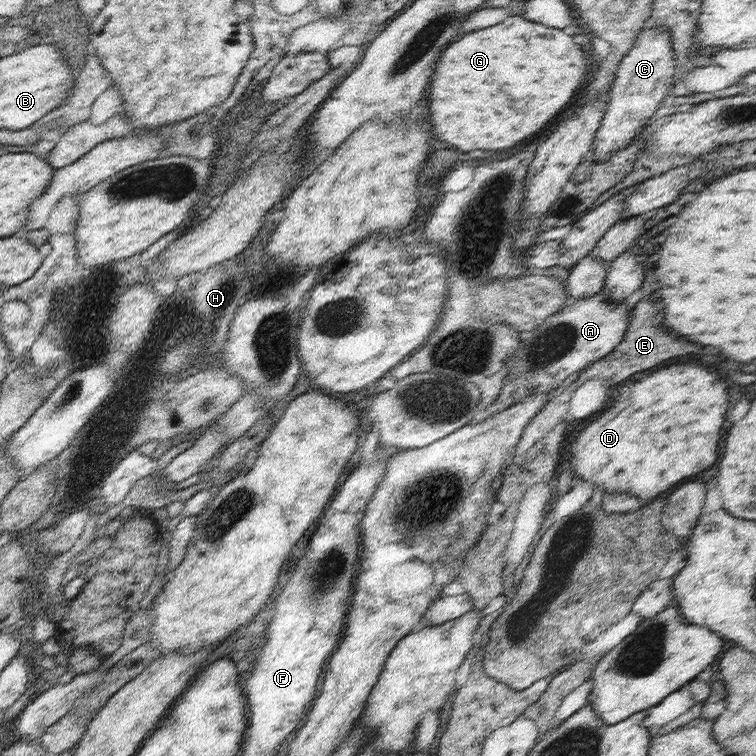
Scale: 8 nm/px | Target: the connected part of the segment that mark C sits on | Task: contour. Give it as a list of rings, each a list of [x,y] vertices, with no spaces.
[[[646,26],[640,31],[632,48],[620,61],[609,89],[607,109],[596,131],[596,141],[589,152],[590,160],[600,165],[641,136],[644,124],[650,122],[653,114],[664,103],[664,97],[674,88],[675,81],[672,78],[677,63],[674,54],[671,30]]]

